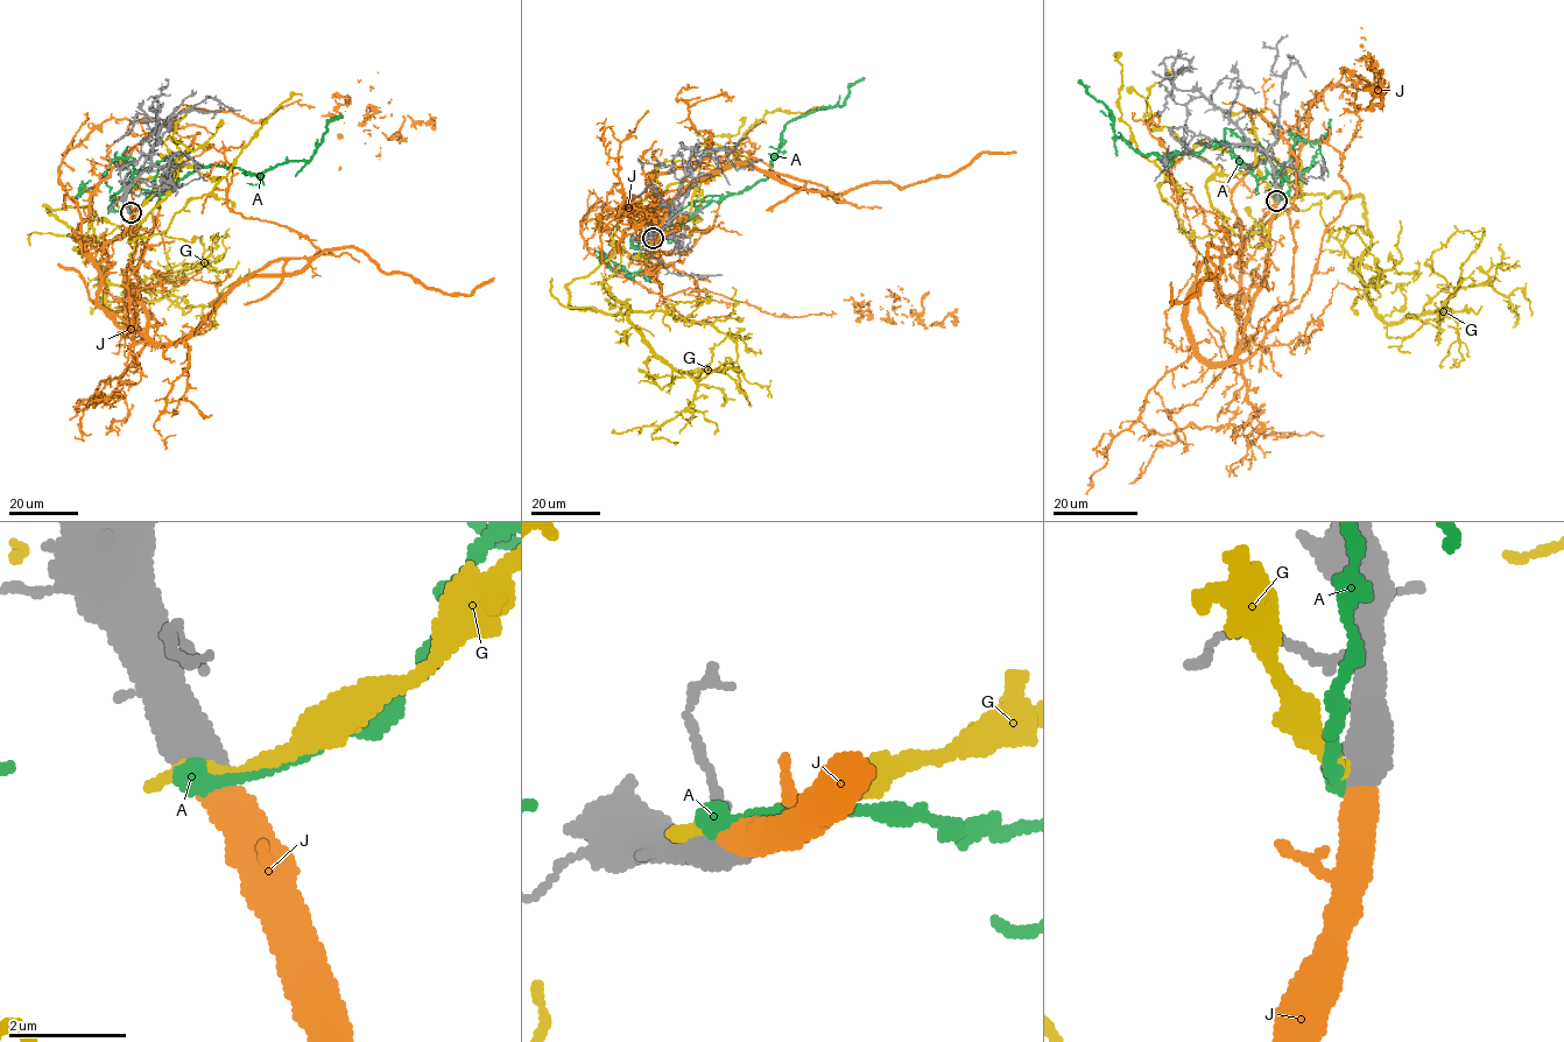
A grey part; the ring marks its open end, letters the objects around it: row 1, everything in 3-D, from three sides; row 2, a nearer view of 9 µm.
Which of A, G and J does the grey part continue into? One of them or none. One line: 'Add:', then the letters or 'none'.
Add: J

